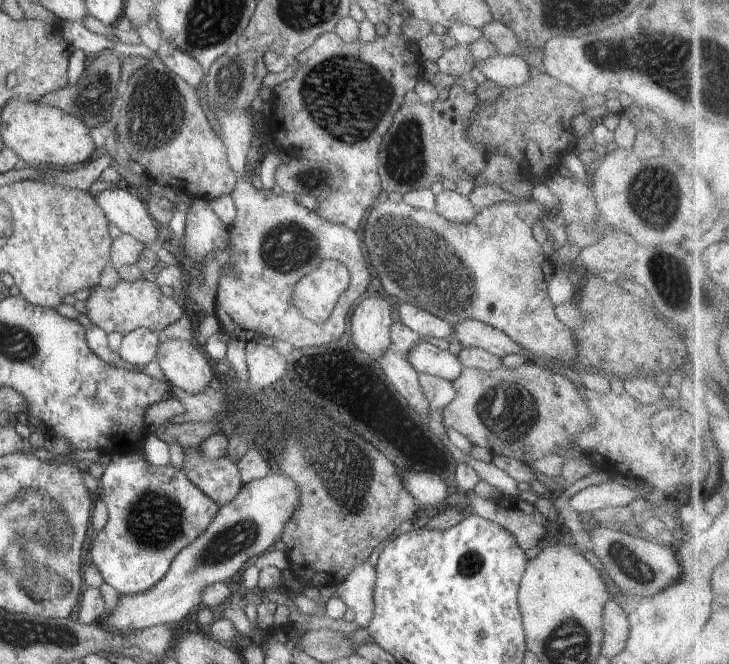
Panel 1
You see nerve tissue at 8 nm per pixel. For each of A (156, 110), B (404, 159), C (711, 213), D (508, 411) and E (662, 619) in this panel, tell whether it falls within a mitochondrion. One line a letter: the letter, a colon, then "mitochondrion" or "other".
A: mitochondrion
B: mitochondrion
C: other
D: mitochondrion
E: mitochondrion

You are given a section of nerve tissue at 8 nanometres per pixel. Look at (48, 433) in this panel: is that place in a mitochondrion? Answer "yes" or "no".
no

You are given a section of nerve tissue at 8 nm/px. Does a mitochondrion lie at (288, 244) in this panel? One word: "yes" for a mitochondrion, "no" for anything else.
yes

